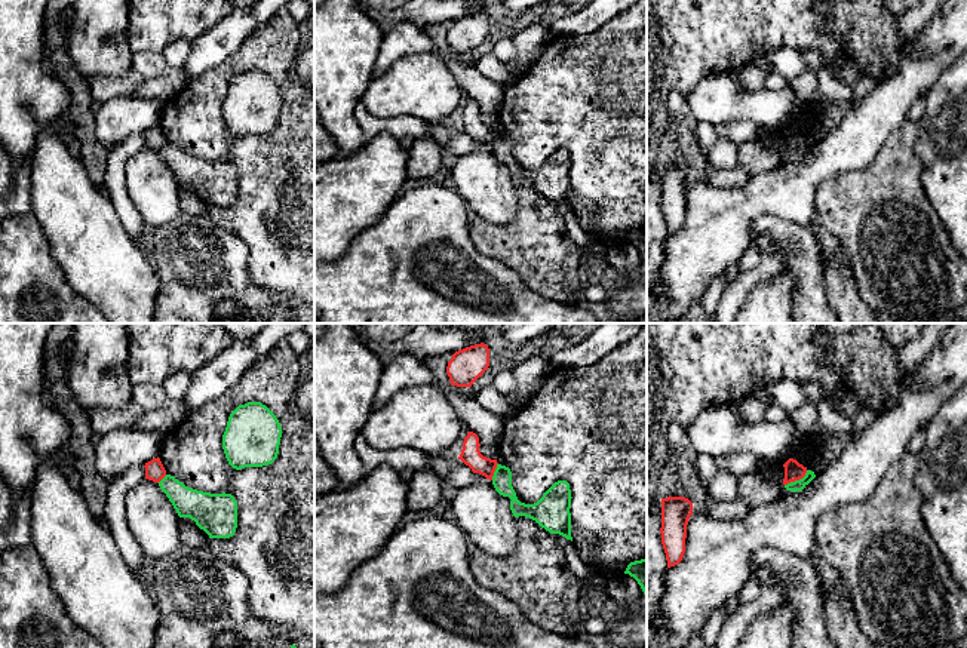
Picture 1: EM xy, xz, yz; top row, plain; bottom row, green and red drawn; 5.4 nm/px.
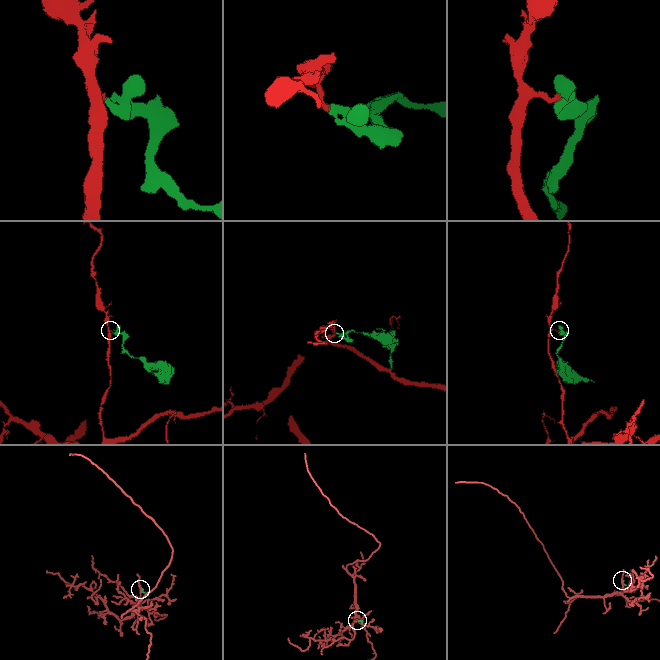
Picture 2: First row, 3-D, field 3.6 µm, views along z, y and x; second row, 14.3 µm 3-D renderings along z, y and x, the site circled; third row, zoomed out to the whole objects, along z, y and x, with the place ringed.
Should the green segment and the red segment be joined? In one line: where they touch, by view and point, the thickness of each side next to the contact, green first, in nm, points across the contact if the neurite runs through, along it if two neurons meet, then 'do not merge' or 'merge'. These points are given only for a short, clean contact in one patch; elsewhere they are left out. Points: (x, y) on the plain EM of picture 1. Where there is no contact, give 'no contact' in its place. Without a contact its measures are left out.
yz (797, 149) | 60/100 nm | along yz (807, 138), (801, 146), (785, 153) | do not merge

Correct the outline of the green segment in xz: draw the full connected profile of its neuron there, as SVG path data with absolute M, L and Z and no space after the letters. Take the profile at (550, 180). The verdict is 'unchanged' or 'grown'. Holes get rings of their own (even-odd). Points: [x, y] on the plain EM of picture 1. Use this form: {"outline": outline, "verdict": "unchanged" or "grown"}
{"outline": "M497 132L492 153L500 163L512 168L510 178L515 185L529 185L550 202L559 202L572 209L570 181L572 165L567 148L555 150L534 172L525 172L518 168L512 154L512 139L506 133Z", "verdict": "unchanged"}

